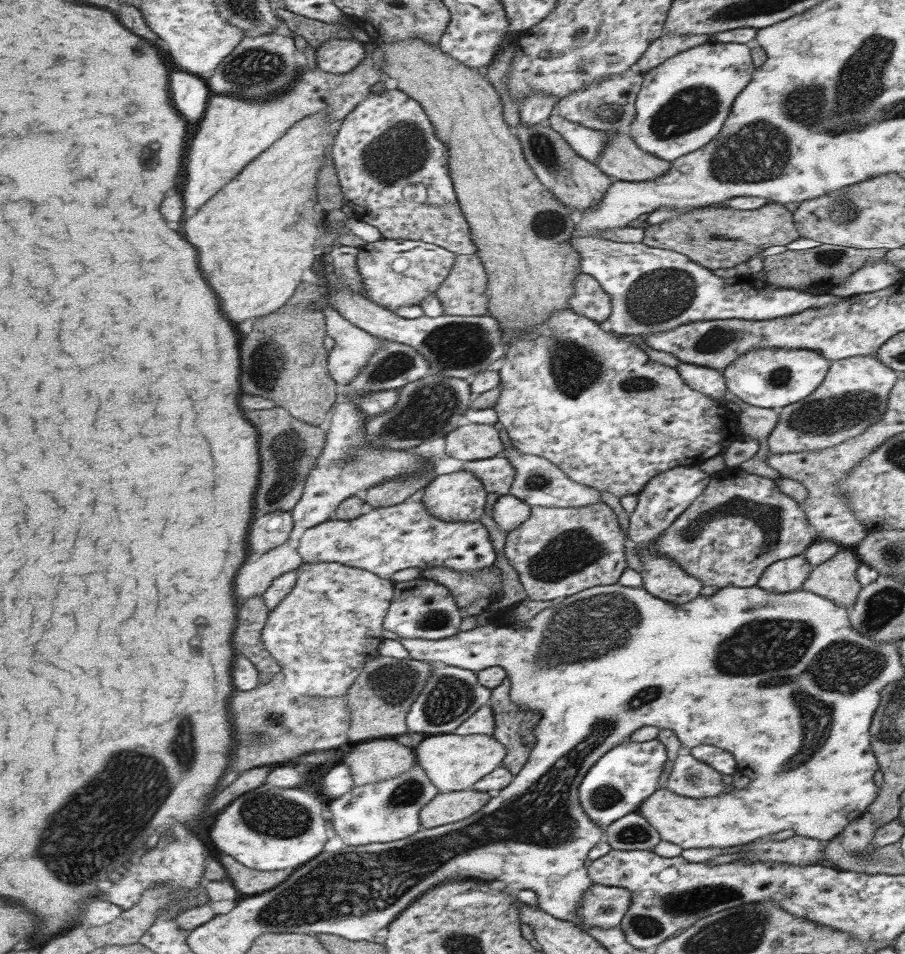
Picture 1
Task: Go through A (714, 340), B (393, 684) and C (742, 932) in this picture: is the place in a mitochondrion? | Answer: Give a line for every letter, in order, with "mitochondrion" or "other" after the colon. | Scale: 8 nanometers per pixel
A: mitochondrion
B: mitochondrion
C: mitochondrion

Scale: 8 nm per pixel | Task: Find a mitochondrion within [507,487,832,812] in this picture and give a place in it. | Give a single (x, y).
(576, 633)

